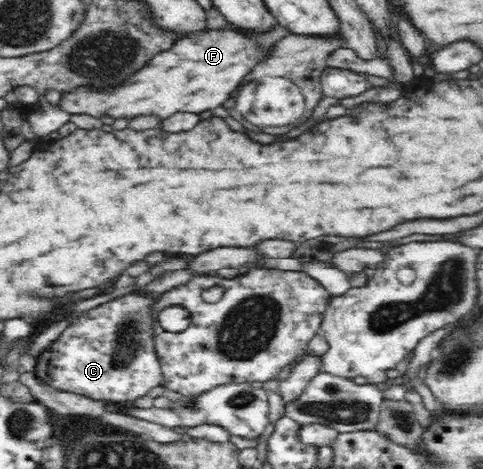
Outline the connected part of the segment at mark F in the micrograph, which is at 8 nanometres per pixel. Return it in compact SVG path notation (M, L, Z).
M202 29L190 33L175 42L170 50L158 54L148 68L140 70L128 86L120 86L116 94L80 94L64 96L62 108L70 114L110 114L118 116L138 116L138 114L158 114L168 118L176 112L204 112L222 106L246 81L246 76L272 56L271 48L262 48L254 37L256 33L238 30Z

